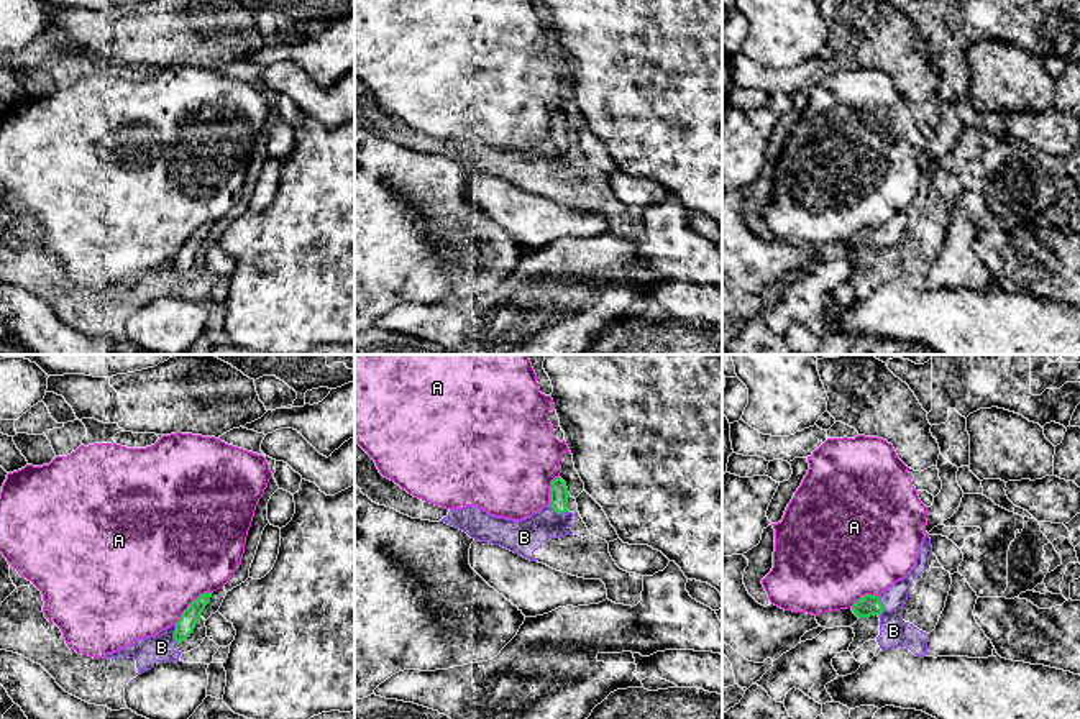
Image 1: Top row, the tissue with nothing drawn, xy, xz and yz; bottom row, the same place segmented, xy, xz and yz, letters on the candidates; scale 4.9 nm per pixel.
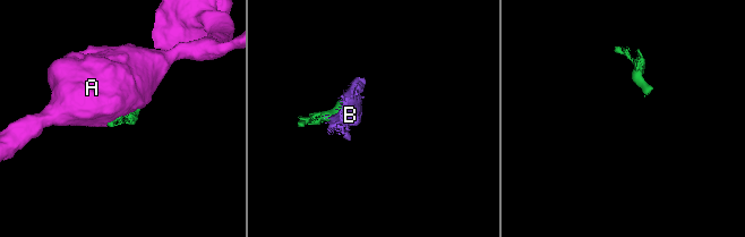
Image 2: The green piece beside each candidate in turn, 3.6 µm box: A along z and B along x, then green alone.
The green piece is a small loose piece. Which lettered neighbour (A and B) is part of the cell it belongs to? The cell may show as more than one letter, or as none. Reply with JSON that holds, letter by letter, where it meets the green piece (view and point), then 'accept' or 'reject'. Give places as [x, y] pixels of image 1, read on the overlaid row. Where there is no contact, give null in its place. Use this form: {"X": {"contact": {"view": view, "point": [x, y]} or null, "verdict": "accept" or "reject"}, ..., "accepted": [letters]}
{"A": {"contact": {"view": "xy", "point": [189, 604]}, "verdict": "reject"}, "B": {"contact": {"view": "xz", "point": [558, 512]}, "verdict": "accept"}, "accepted": ["B"]}

